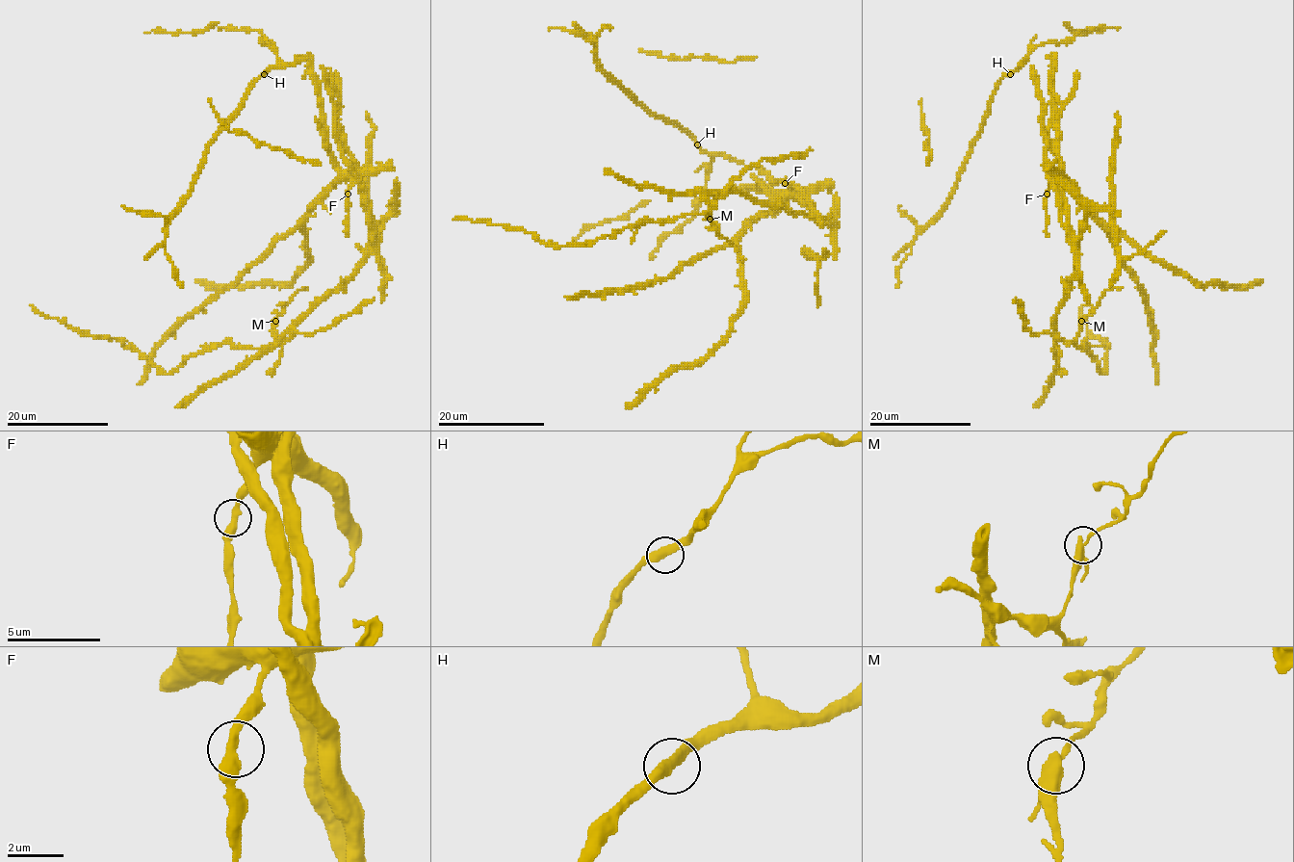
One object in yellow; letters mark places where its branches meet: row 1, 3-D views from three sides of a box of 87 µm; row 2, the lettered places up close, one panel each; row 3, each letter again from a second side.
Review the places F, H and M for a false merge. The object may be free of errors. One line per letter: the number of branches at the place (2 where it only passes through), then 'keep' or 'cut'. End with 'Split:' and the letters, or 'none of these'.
F: 2 branches meet; keep
H: 2 branches meet; keep
M: 2 branches meet; cut
Split: M

